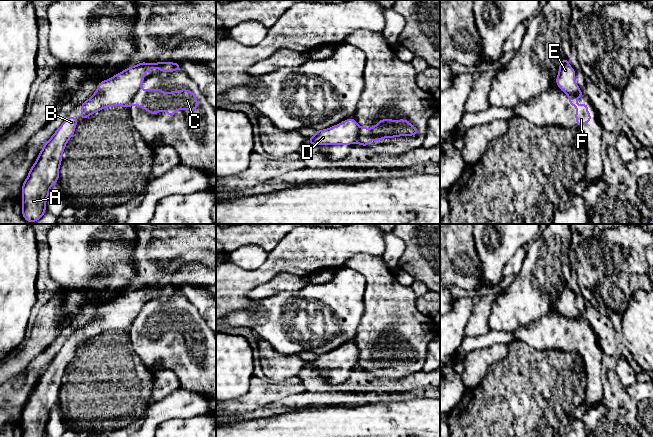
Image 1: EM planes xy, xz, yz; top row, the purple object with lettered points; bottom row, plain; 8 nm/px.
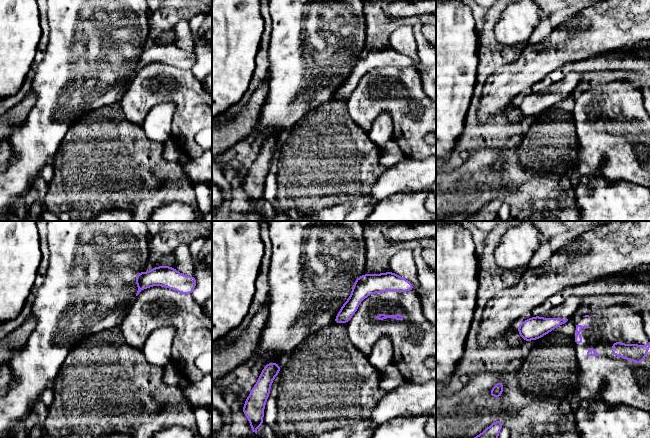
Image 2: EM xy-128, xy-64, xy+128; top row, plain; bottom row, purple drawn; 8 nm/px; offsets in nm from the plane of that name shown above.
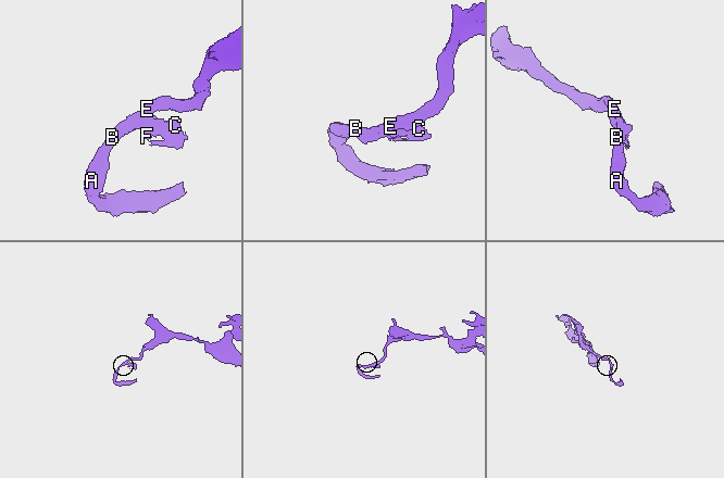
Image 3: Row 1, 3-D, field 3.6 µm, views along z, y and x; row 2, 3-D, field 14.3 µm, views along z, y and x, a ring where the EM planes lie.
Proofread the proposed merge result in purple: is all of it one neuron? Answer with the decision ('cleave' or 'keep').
cleave

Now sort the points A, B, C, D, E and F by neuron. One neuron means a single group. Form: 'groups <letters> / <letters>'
groups A B D E / C F

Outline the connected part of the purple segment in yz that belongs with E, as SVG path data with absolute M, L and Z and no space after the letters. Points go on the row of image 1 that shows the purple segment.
M562 58L555 82L566 95L583 93L575 82L575 73L576 71L571 67L567 58Z

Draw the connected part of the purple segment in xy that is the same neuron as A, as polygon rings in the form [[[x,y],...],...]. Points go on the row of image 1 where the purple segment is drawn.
[[[70,116],[63,121],[51,138],[44,143],[37,160],[22,185],[22,216],[29,222],[38,221],[46,212],[51,186],[59,180],[62,155],[74,135],[78,120]]]

